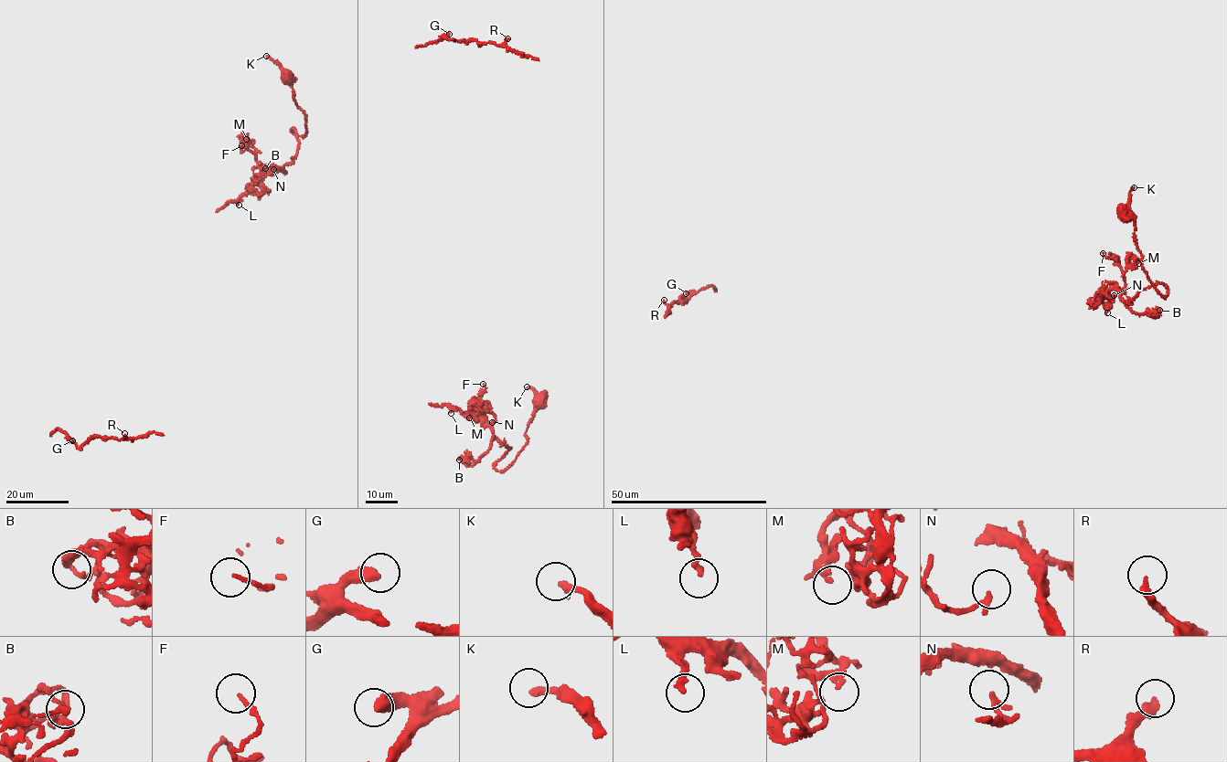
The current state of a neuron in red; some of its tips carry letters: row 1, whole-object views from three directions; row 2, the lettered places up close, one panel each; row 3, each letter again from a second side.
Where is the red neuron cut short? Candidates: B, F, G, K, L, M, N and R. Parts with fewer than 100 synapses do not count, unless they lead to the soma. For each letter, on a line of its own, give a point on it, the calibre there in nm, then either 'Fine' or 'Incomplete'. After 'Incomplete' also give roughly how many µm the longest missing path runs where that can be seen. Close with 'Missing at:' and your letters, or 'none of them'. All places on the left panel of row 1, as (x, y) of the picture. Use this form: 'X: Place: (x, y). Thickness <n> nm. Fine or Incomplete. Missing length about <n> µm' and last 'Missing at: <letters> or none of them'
B: Place: (265, 168). Thickness 160 nm. Fine
F: Place: (241, 145). Thickness 120 nm. Fine
G: Place: (72, 440). Thickness 440 nm. Fine
K: Place: (266, 56). Thickness 280 nm. Fine
L: Place: (239, 205). Thickness 220 nm. Fine
M: Place: (246, 139). Thickness 220 nm. Fine
N: Place: (273, 169). Thickness 200 nm. Fine
R: Place: (124, 433). Thickness 280 nm. Fine
Missing at: none of them

